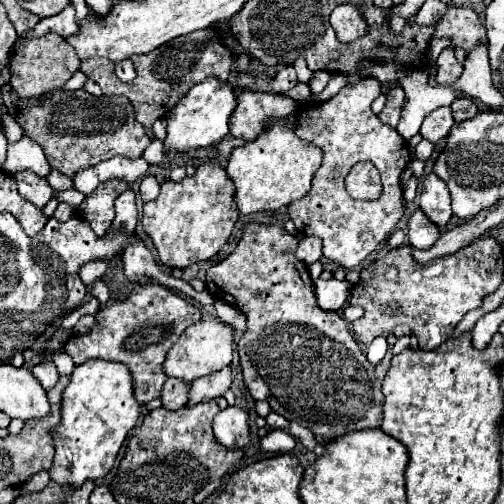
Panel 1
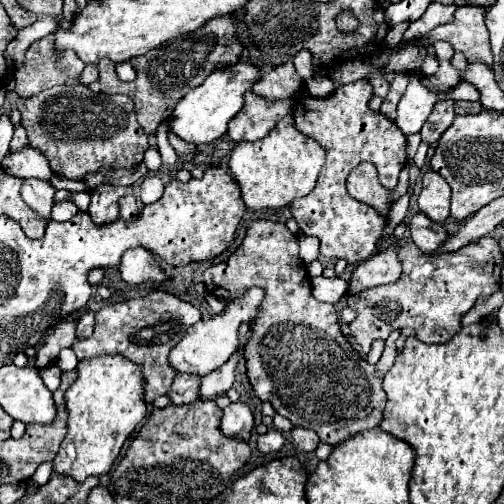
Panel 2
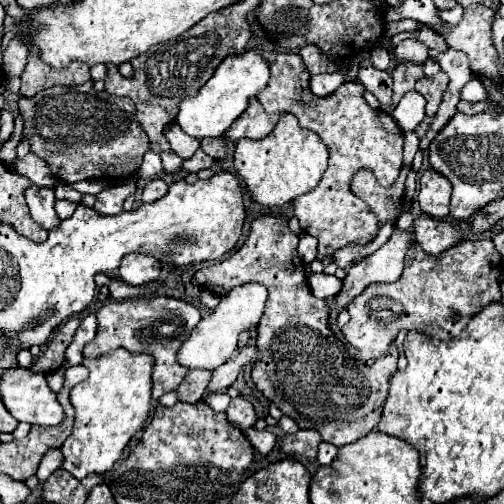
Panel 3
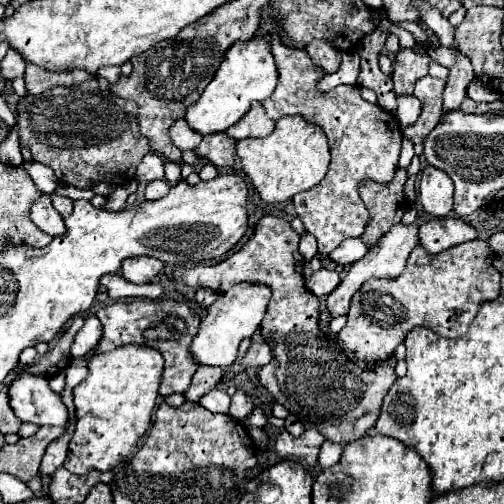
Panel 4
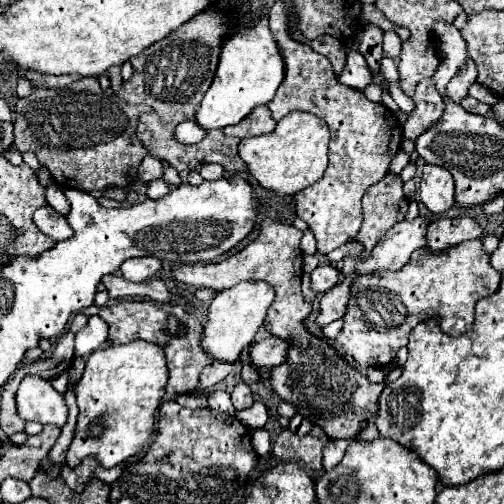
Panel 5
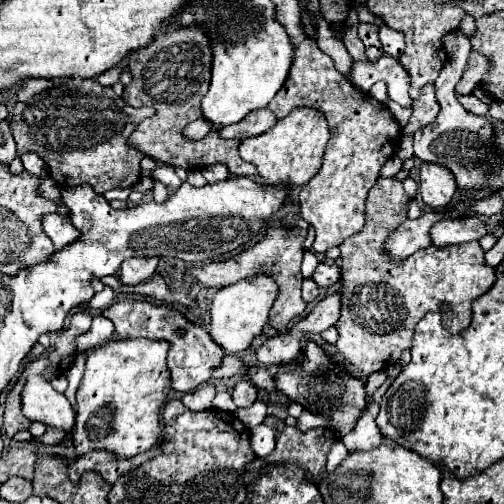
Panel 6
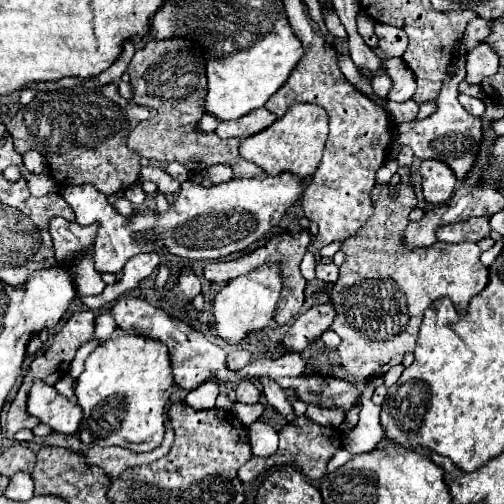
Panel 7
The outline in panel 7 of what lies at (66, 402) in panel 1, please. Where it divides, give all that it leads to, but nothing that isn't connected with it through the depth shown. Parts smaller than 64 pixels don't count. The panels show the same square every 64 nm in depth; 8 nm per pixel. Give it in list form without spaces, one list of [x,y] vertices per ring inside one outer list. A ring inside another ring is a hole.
[[[120,334],[102,342],[86,360],[86,370],[76,384],[76,400],[82,408],[78,430],[86,446],[122,446],[132,452],[148,452],[164,438],[164,412],[172,394],[172,368],[166,344]]]

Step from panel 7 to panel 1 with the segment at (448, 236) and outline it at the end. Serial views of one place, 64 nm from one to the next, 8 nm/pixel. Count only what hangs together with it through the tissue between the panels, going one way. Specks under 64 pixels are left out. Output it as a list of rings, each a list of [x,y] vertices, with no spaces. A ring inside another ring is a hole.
[[[416,210],[410,216],[410,222],[408,222],[408,242],[410,242],[410,246],[426,250],[438,238],[440,238],[440,230],[436,228],[436,224],[428,222],[428,218],[422,214],[422,210]]]

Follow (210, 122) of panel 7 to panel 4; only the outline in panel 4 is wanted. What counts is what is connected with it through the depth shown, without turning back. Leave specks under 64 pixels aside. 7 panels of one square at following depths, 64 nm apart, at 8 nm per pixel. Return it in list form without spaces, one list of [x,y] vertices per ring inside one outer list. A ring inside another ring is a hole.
[[[176,120],[170,130],[168,136],[172,140],[174,146],[178,146],[182,150],[182,160],[188,164],[196,164],[198,156],[196,156],[196,146],[200,144],[202,136],[196,136],[196,132],[192,132],[188,128],[188,124],[184,124],[184,120]]]

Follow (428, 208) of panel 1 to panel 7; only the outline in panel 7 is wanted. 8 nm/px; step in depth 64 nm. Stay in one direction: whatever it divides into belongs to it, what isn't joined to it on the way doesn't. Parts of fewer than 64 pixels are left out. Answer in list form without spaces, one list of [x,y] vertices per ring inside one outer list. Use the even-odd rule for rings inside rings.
[[[422,160],[420,174],[424,180],[422,194],[424,194],[426,202],[430,202],[434,206],[442,206],[452,198],[458,180],[456,180],[454,172],[448,168],[448,164],[444,164],[440,160]]]

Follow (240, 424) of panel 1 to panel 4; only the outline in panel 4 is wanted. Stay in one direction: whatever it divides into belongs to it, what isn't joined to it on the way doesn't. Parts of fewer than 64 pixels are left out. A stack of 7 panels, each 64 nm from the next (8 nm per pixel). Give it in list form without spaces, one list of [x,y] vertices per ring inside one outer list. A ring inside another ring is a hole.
[[[236,390],[236,394],[232,396],[228,416],[236,422],[244,422],[252,414],[252,410],[254,410],[254,404],[252,404],[250,396],[246,396],[246,392],[242,392],[242,390]]]

